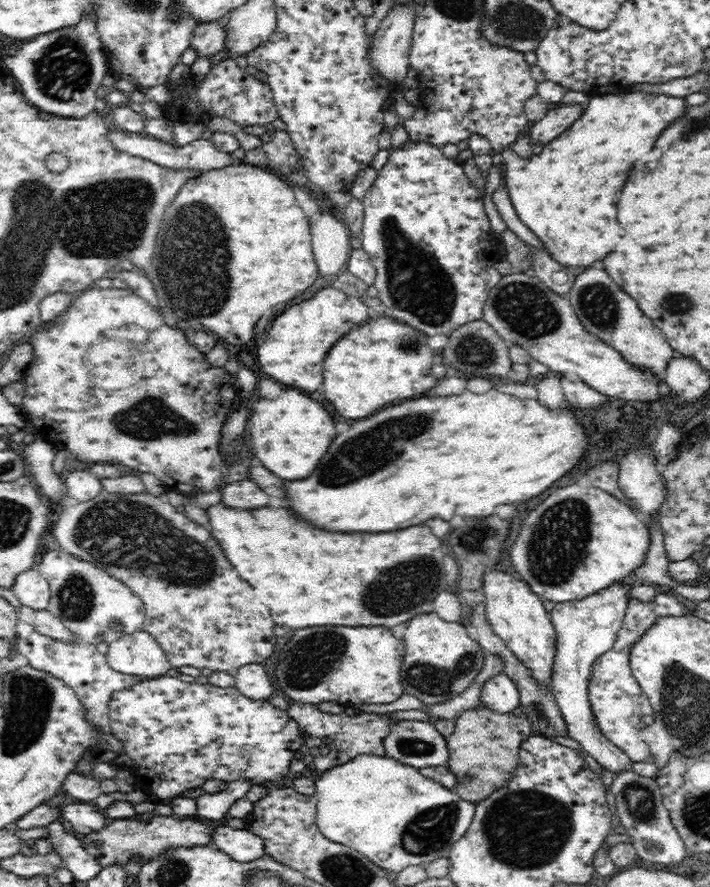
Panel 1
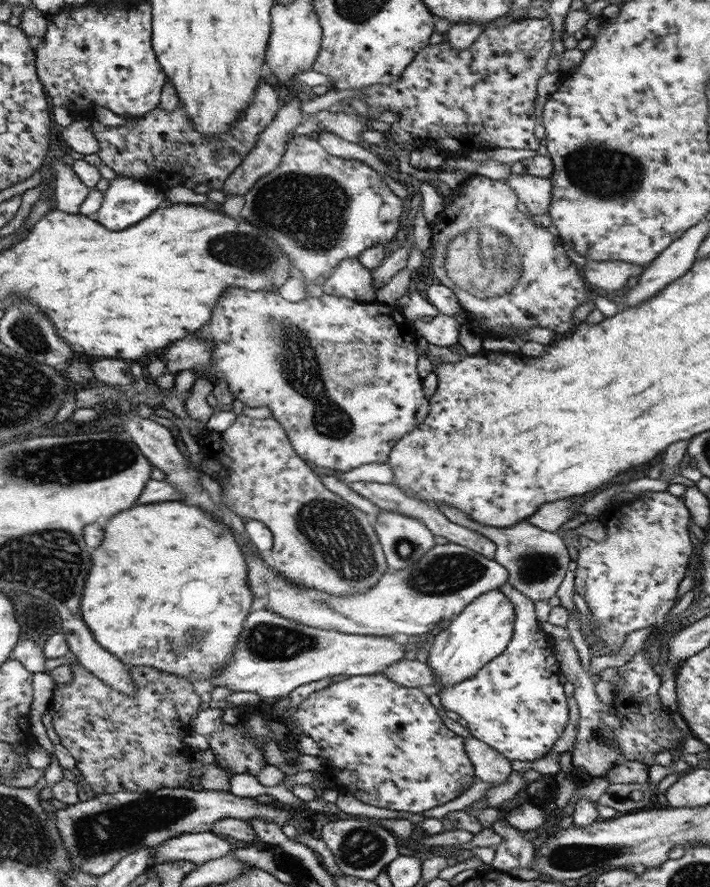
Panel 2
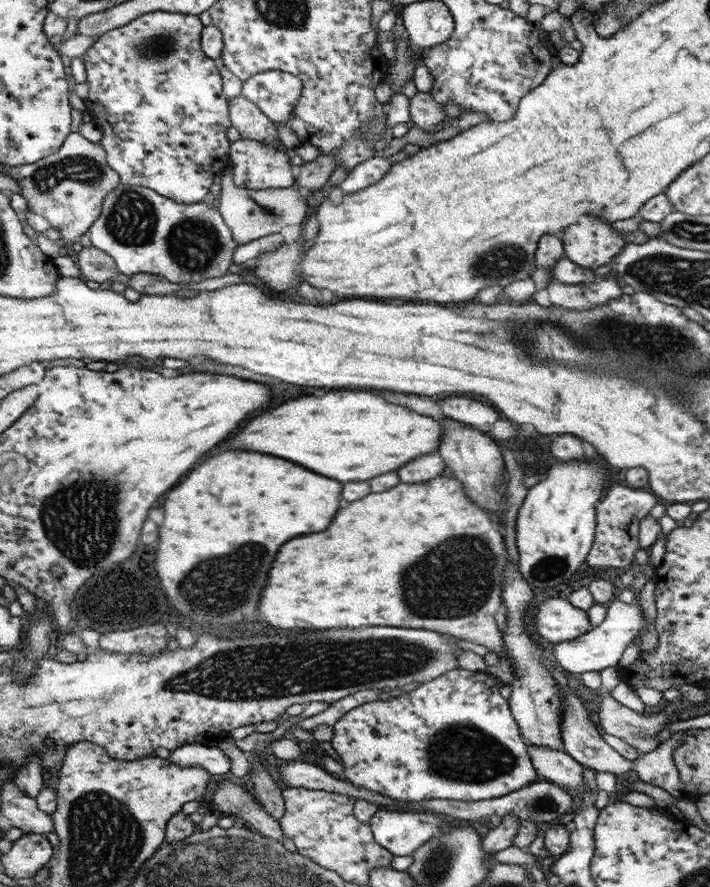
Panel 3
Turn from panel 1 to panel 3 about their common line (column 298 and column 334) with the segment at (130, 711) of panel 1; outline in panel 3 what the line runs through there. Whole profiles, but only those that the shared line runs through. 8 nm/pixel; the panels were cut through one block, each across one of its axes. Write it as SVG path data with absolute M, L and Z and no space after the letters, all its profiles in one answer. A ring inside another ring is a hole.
M449 670L411 692L387 700L376 699L350 710L332 727L334 736L326 747L342 758L339 762L344 765L347 781L395 801L412 805L434 798L474 802L506 796L534 783L537 772L509 702L500 695L503 685L488 672Z

